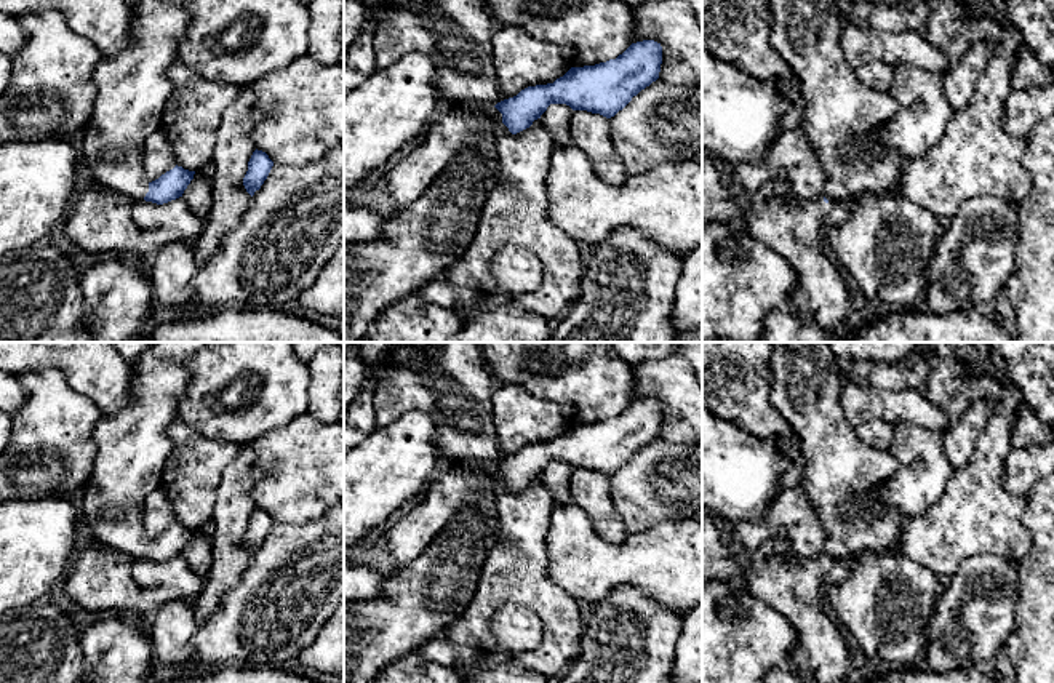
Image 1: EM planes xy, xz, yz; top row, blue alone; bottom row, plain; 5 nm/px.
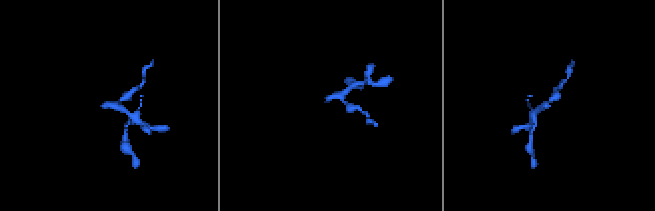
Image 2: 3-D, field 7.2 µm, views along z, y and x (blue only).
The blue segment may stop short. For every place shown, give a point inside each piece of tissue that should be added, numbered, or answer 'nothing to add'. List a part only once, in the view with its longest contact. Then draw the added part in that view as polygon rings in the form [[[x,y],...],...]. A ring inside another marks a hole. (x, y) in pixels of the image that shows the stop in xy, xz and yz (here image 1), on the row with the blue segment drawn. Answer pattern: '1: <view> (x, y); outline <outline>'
1: xz (495, 115); outline [[[493,106],[486,109],[486,114],[491,120],[491,125],[494,128],[494,131],[499,130],[499,126],[502,125],[502,114]]]

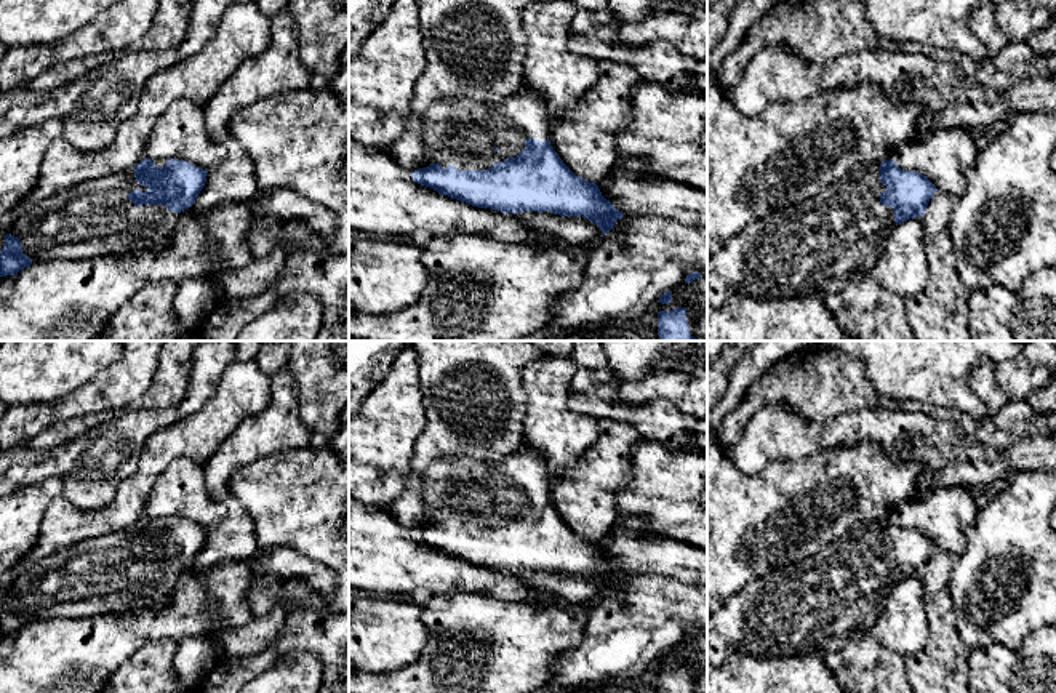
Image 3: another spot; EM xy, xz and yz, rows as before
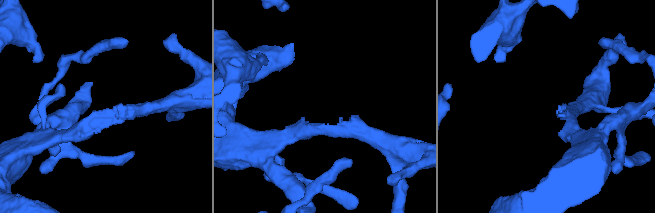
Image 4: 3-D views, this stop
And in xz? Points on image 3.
1: xz (463, 132); outline [[[525,83],[520,93],[510,94],[507,99],[496,104],[485,104],[459,94],[453,99],[440,99],[430,104],[422,115],[424,122],[430,125],[426,133],[424,165],[440,163],[443,170],[453,165],[456,170],[488,170],[494,162],[504,162],[507,157],[517,157],[525,149],[525,139],[533,138],[546,141],[550,138],[552,120],[542,99]]]

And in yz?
1: yz (826, 244); outline [[[880,163],[856,165],[816,197],[749,224],[707,259],[707,302],[722,307],[733,291],[763,299],[824,298],[869,277],[896,227],[893,208],[880,203],[883,190]]]

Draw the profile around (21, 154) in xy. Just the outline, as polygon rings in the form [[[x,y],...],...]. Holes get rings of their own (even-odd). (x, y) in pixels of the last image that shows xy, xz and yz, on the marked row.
[[[48,118],[0,139],[0,229],[8,213],[34,192],[45,154],[62,130],[62,122]]]

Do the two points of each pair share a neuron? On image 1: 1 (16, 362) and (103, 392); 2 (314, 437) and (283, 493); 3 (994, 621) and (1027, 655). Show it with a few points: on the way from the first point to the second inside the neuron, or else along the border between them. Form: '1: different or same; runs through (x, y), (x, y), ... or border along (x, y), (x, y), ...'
1: same; runs through (39, 359), (71, 359), (82, 370)
2: same; runs through (314, 451), (314, 461), (298, 479)
3: different; border along (1019, 599), (1014, 629), (1003, 647)

